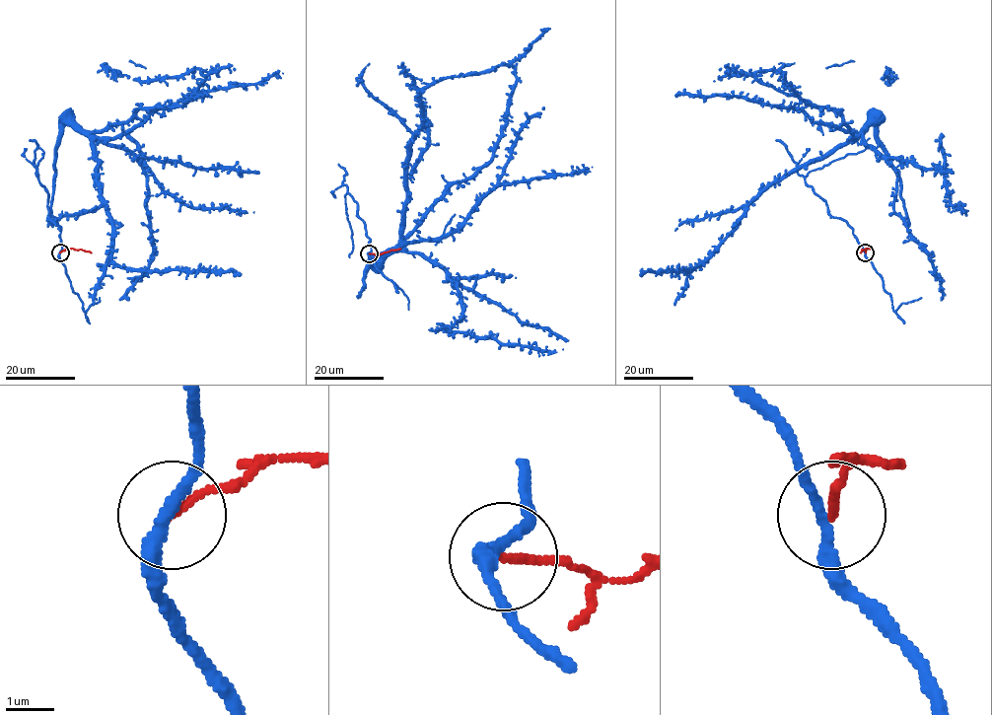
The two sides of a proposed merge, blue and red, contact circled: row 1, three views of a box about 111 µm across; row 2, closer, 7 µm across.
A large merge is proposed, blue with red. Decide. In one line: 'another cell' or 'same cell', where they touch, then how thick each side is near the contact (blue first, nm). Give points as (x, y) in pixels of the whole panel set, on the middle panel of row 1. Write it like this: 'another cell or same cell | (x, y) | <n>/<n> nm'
another cell | (369, 253) | 240/160 nm

